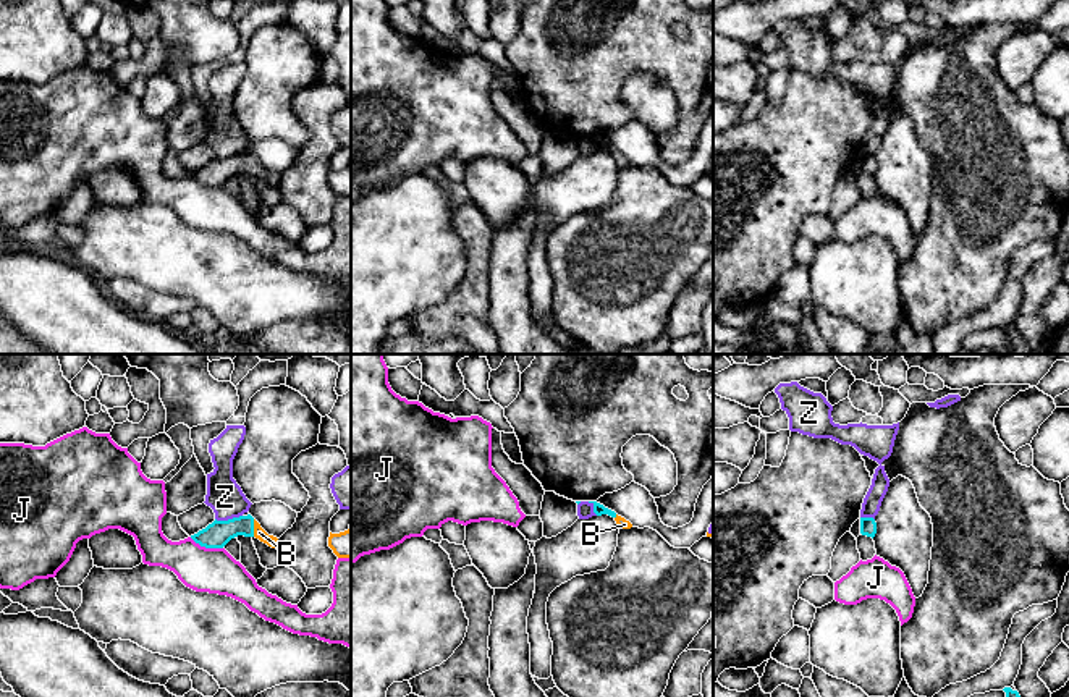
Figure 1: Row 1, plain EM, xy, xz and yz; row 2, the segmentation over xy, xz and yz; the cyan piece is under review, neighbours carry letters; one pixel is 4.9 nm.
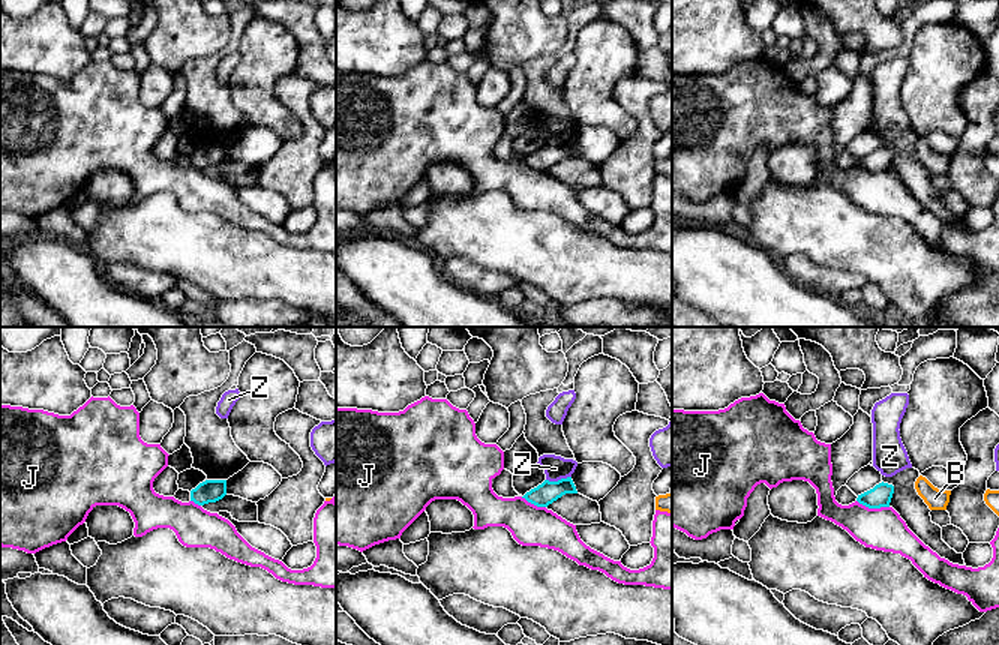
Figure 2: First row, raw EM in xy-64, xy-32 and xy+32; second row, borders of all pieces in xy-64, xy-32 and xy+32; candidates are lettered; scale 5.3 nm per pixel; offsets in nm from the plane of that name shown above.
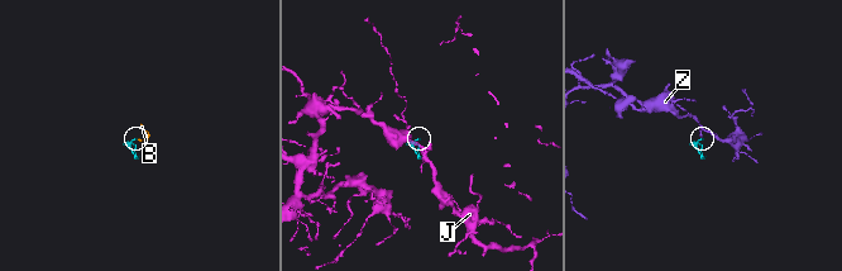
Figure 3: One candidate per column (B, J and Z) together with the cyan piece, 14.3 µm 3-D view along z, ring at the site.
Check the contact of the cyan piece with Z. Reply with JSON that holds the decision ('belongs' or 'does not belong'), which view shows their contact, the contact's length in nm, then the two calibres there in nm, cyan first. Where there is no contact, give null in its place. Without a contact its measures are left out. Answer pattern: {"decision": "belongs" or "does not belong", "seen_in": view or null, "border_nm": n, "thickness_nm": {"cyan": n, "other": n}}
{"decision": "does not belong", "seen_in": "xy", "border_nm": 140, "thickness_nm": {"cyan": 130, "other": 180}}

